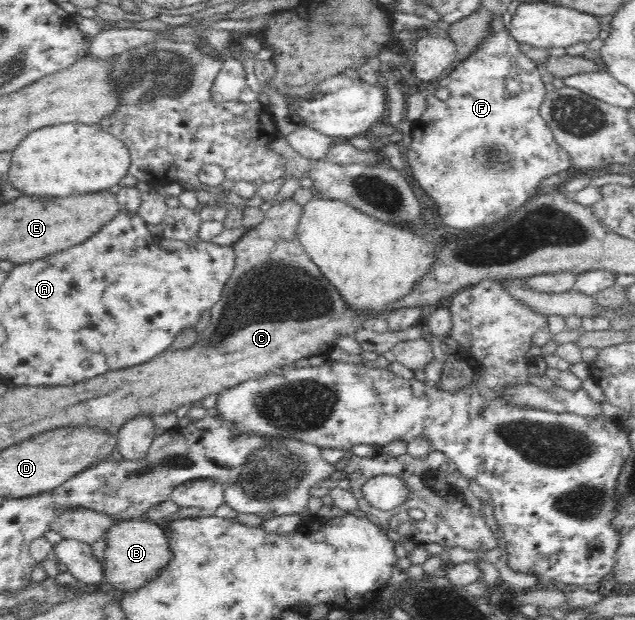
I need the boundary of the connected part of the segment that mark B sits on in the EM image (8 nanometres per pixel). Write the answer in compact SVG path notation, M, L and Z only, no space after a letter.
M148 519L116 521L105 533L103 539L106 540L103 556L105 587L112 588L121 594L142 589L157 573L162 571L171 558L164 525Z

